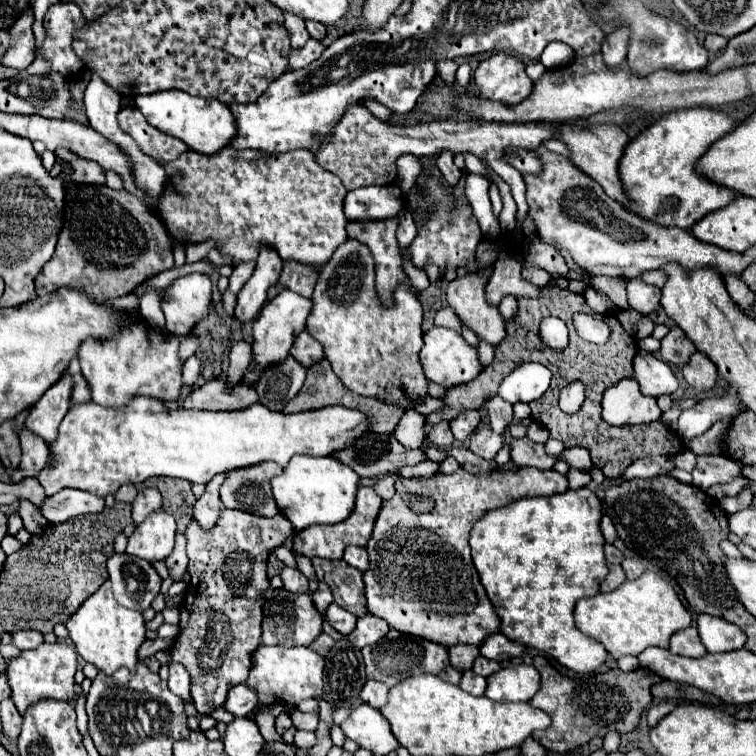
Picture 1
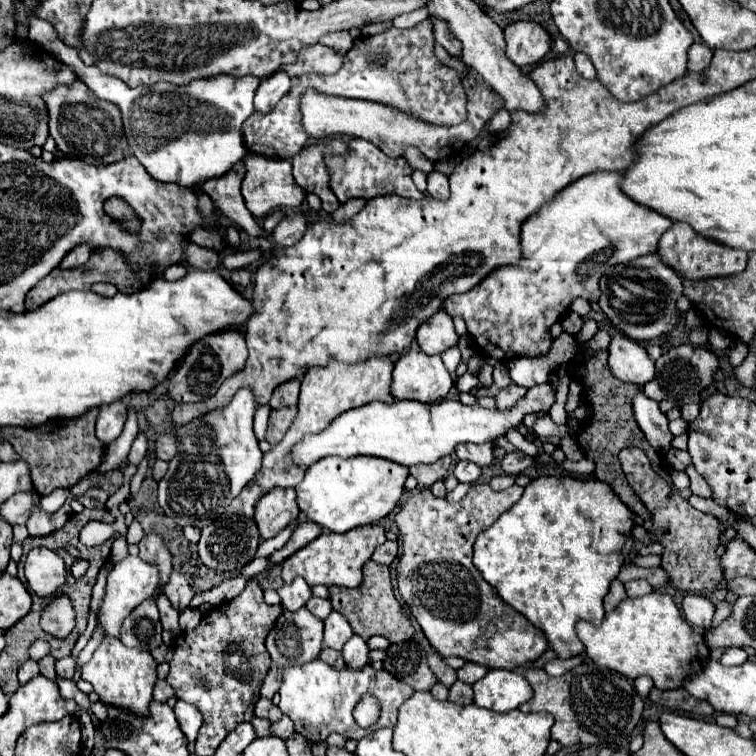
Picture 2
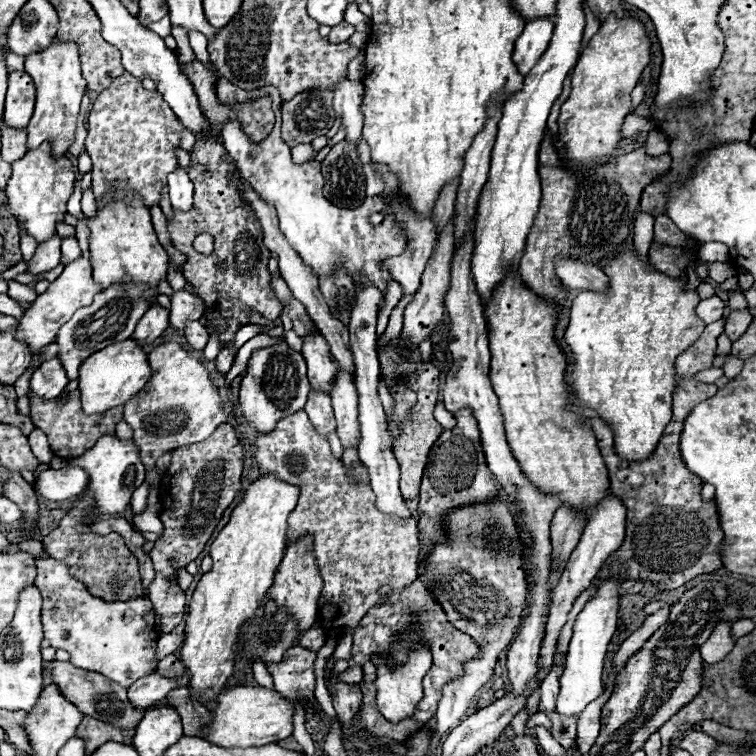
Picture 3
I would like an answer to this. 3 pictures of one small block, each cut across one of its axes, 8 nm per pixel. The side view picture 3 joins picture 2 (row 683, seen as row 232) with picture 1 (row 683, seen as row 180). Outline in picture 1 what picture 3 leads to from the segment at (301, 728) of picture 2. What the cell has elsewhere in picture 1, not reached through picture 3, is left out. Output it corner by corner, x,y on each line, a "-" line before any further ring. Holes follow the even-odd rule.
260,644
252,656
252,670
246,684
258,692
260,706
270,706
276,702
284,702
290,708
296,708
306,698
322,698
322,672
324,658
314,654
310,648
284,648
276,646
272,654
268,650
274,646

